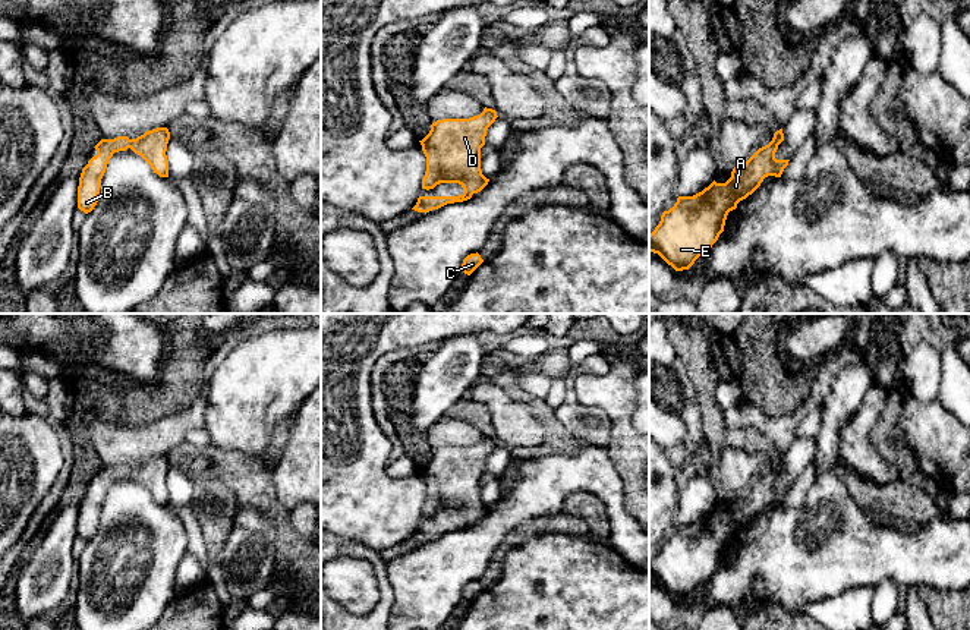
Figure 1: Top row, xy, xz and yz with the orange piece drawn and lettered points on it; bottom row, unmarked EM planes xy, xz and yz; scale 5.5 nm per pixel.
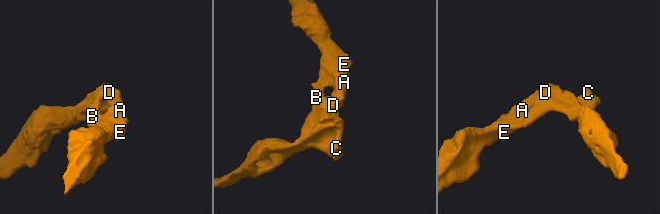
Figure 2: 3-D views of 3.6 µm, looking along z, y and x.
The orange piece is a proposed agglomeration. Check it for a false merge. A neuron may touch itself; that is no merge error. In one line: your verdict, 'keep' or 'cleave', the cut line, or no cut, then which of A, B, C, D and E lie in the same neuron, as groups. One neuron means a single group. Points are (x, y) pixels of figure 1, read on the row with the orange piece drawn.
keep; no cut; A B C D E

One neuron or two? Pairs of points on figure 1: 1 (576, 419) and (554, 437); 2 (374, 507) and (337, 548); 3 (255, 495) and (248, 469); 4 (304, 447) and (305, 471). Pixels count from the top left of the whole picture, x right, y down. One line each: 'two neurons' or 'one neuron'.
1: two neurons
2: two neurons
3: one neuron
4: one neuron

